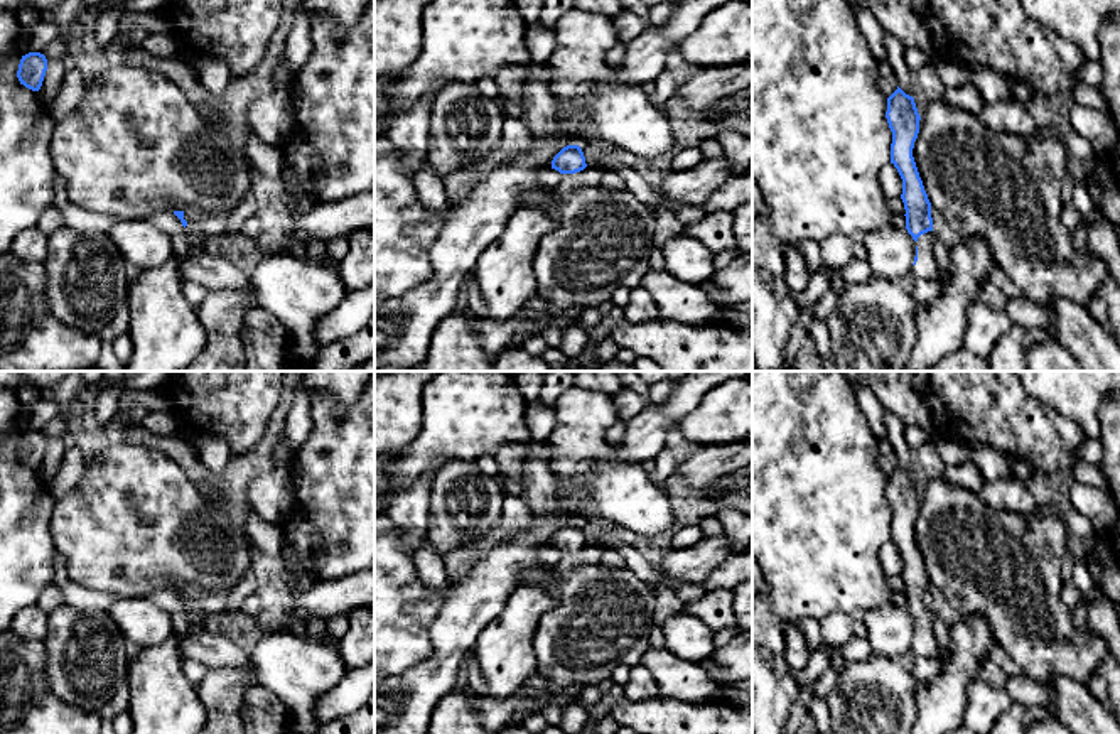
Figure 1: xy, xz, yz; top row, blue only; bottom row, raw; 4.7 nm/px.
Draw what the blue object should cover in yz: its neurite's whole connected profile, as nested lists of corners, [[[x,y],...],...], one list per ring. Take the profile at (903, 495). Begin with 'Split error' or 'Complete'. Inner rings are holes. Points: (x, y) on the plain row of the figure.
Split error. [[[899,464],[887,476],[886,496],[892,510],[891,542],[902,557],[901,577],[906,587],[906,607],[916,619],[913,651],[916,656],[938,658],[940,646],[933,631],[931,580],[919,555],[913,526],[919,511],[919,491],[914,476]]]

